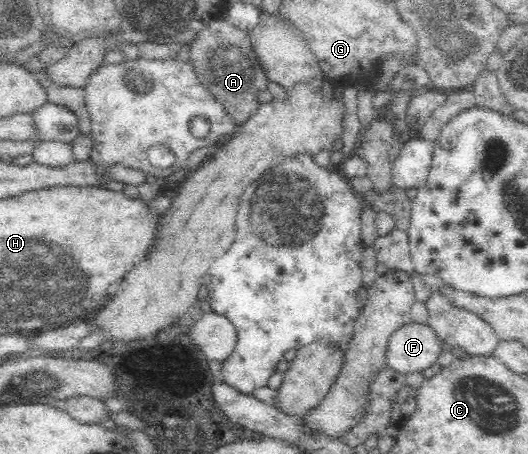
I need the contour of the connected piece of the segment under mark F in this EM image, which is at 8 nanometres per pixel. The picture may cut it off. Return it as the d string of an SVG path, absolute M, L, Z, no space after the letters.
M409 321L390 336L385 365L401 374L422 373L438 363L444 348L427 324Z

